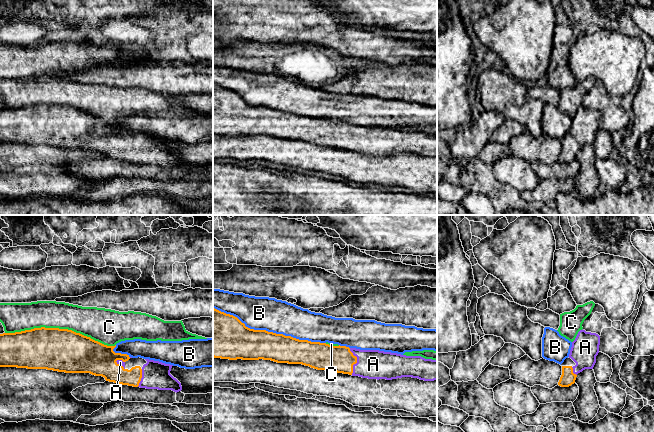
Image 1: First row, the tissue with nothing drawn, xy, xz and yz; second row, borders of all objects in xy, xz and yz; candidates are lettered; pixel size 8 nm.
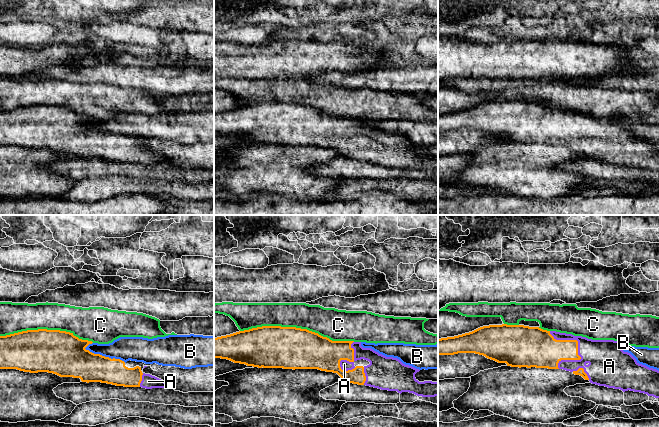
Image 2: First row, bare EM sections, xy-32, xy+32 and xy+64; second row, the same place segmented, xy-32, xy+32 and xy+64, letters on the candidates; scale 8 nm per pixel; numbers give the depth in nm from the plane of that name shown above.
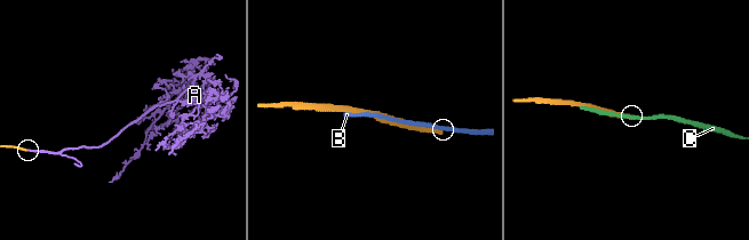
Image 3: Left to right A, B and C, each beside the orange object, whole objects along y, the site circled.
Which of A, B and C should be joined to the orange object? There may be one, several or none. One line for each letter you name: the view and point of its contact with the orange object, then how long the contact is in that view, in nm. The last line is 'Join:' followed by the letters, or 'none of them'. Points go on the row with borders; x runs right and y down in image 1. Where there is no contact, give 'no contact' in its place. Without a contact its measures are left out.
A: contact xz (356, 361); length 220 nm
Join: A

